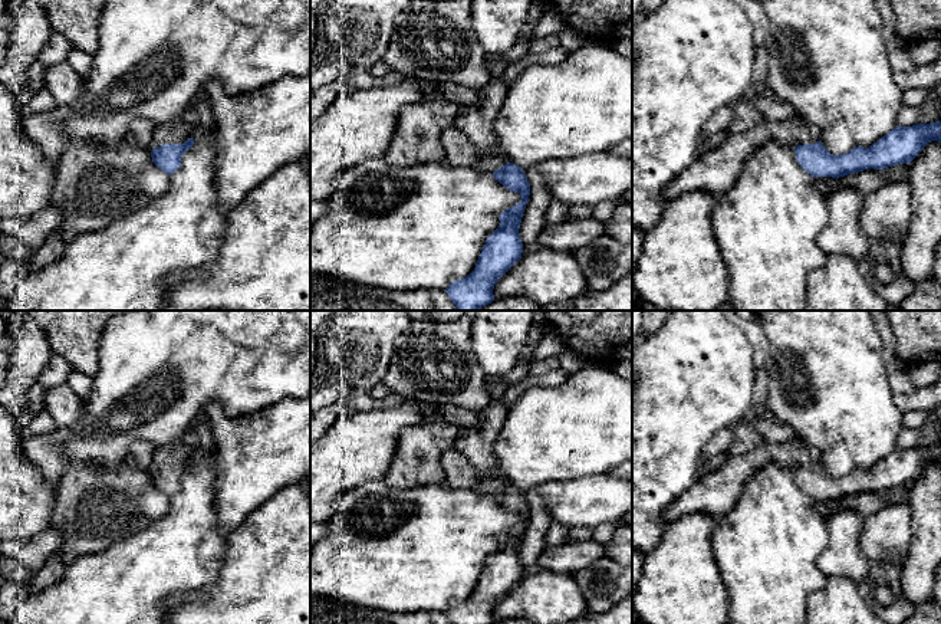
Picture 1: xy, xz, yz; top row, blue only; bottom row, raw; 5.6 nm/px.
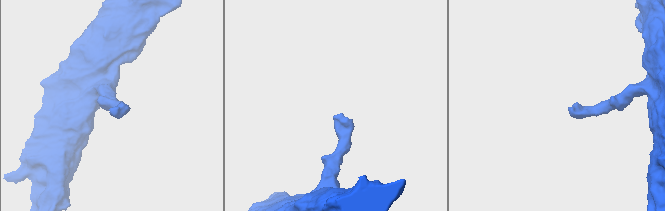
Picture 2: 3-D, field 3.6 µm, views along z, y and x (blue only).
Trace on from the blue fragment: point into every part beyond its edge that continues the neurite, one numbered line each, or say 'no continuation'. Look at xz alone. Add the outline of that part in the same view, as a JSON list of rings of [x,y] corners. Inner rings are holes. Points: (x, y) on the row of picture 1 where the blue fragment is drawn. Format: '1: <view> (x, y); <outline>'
1: xz (476, 121); [[[499,78],[488,79],[477,88],[480,92],[478,101],[463,109],[454,121],[454,127],[478,150],[478,160],[474,168],[481,173],[493,174],[509,162],[493,131],[493,124],[509,93],[509,86],[503,78]]]

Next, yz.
1: yz (716, 171); [[[800,115],[786,121],[766,121],[753,129],[728,135],[726,141],[707,152],[700,152],[692,162],[674,178],[662,193],[668,203],[687,193],[721,196],[737,181],[746,160],[767,141],[786,147],[815,144],[820,131]]]

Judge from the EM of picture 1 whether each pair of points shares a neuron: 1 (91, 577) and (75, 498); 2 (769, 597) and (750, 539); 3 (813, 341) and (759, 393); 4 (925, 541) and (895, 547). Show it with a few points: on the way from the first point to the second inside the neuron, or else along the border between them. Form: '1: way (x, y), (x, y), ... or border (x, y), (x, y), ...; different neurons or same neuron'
1: border (117, 541), (98, 552), (79, 555), (66, 565); different neurons
2: way (769, 583), (769, 562), (765, 554); same neuron
3: border (765, 365), (769, 413); different neurons
4: border (908, 509), (911, 519), (910, 552), (901, 565); different neurons

